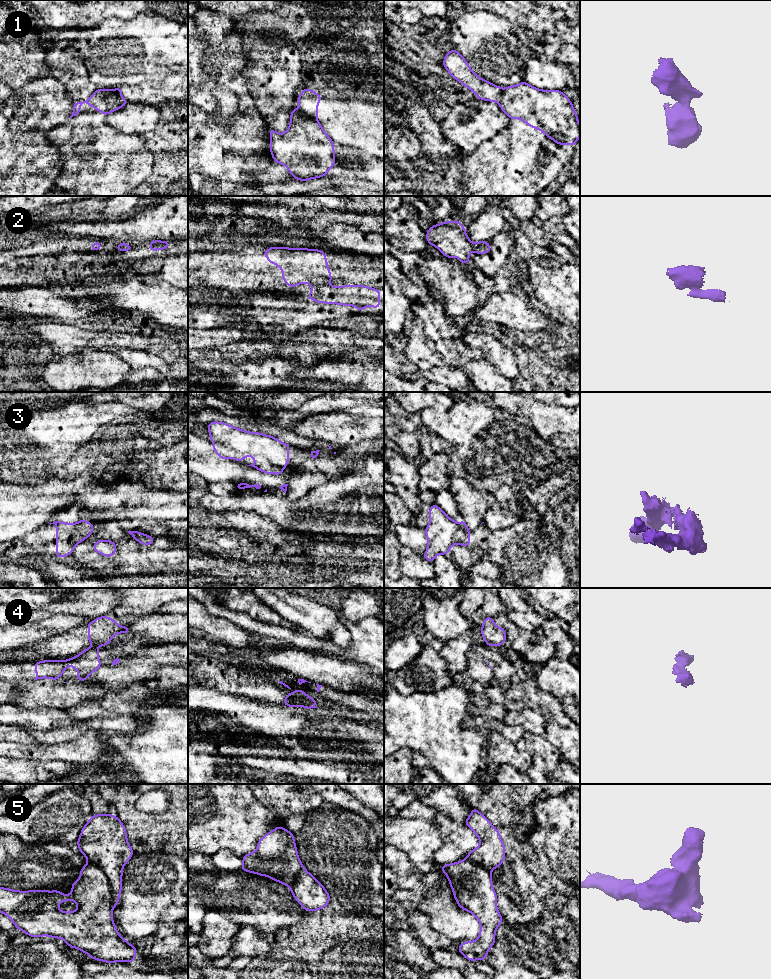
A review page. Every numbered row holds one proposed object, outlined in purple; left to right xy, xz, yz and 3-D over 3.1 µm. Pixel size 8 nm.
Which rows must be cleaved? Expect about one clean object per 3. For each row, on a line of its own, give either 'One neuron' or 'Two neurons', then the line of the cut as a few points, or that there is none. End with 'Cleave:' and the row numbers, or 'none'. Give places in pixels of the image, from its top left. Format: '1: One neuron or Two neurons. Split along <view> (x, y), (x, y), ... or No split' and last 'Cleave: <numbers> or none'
1: Two neurons. Split along yz (503, 89), (497, 101)
2: One neuron. No split
3: Two neurons. Split along xz (214, 442), (235, 451), (262, 456), (282, 468)
4: Two neurons. Split along xy (98, 644), (105, 645)
5: Two neurons. Split along xy (88, 860), (94, 863), (106, 876), (113, 897), (113, 908)
Cleave: 1, 3, 4, 5

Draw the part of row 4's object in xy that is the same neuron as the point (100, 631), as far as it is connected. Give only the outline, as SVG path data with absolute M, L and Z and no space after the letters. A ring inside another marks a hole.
M107 616L98 617L86 626L88 627L88 640L91 644L107 645L118 633L129 635L129 626L119 626L117 622Z

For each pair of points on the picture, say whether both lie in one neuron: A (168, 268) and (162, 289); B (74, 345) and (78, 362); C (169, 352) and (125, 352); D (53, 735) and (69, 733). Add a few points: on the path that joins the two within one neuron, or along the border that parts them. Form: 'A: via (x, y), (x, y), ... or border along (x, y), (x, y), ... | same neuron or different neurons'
A: border along (157, 273), (177, 288) | different neurons
B: border along (84, 351), (63, 355) | different neurons
C: border along (130, 347), (156, 352), (169, 363), (175, 361) | different neurons
D: via (57, 735), (65, 734) | same neuron

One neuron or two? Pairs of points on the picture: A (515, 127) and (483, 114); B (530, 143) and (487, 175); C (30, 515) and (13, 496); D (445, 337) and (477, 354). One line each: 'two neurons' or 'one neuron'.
A: two neurons
B: one neuron
C: one neuron
D: one neuron

